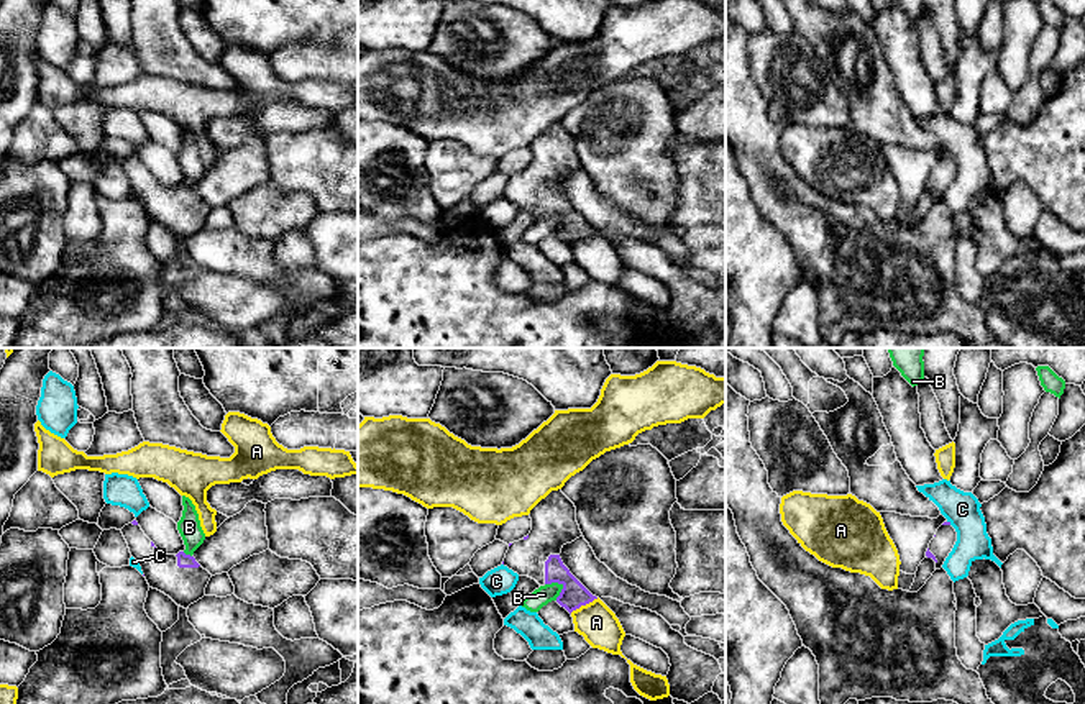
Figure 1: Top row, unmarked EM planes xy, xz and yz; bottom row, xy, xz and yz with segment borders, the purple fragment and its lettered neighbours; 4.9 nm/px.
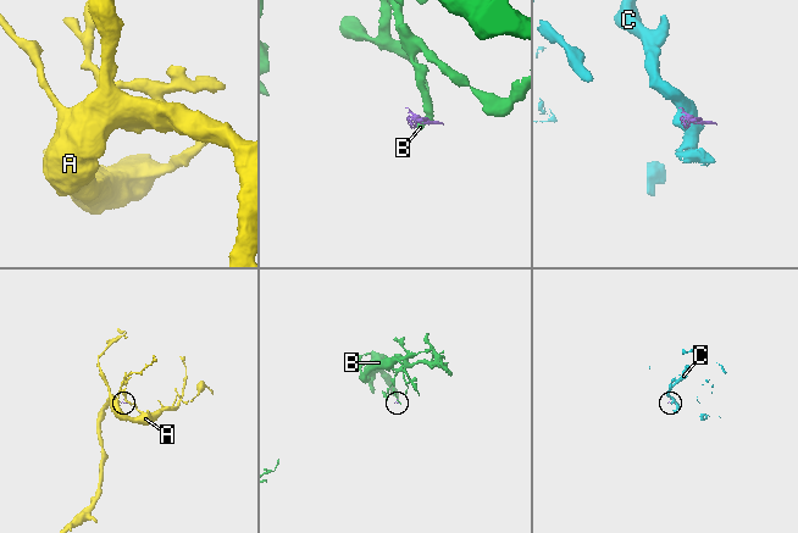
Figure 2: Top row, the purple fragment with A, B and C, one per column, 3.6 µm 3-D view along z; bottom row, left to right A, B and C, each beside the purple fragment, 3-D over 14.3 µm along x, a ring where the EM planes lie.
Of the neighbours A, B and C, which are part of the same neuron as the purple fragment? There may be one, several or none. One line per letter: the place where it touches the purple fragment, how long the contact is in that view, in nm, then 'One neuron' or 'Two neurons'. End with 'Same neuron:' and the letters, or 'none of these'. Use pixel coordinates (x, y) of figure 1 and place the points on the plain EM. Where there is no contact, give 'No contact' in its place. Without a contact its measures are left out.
A: Touches purple at xz (583, 237). Shared border 160 nm. Two neurons
B: Touches purple at xz (560, 215). Shared border 110 nm. Two neurons
C: Touches purple at yz (949, 155). Shared border 30 nm. Two neurons
Same neuron: none of these

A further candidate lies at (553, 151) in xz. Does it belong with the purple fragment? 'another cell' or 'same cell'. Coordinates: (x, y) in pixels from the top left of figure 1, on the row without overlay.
same cell

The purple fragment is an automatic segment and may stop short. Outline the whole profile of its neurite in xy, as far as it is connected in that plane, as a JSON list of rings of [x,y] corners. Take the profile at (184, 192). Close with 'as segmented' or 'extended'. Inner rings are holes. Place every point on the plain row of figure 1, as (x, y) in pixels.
[[[136,153],[125,158],[121,166],[131,189],[140,195],[149,220],[164,225],[184,241],[189,241],[190,236],[205,228],[212,207],[194,189],[184,184],[163,187]]]; extended

